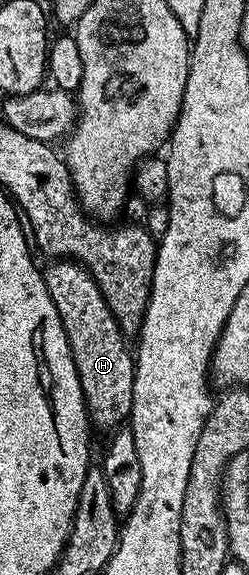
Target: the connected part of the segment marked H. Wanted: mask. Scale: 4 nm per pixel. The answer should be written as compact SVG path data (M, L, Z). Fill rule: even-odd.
M51 260L46 264L48 266L43 270L43 279L69 340L73 364L81 380L88 419L94 425L96 422L99 426L118 427L130 419L133 408L135 360L132 347L131 350L127 347L128 339L105 300L103 289L81 263Z

